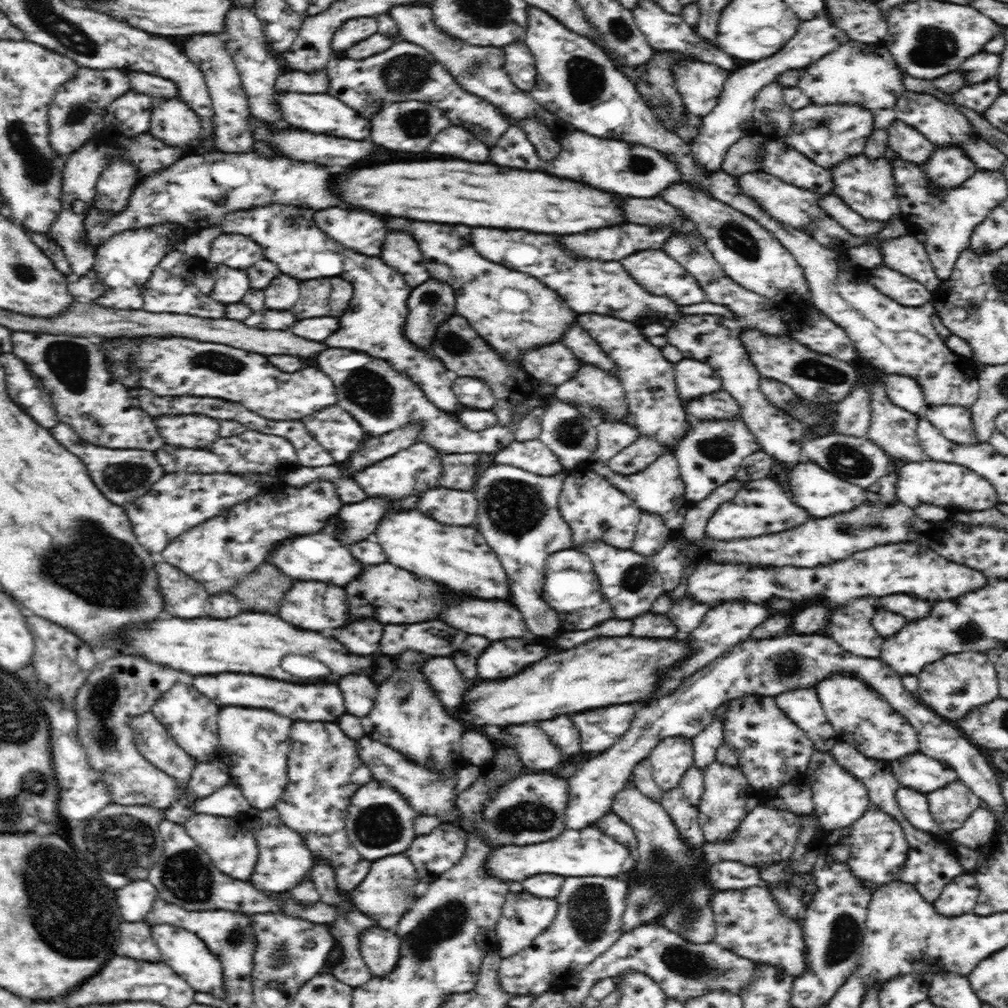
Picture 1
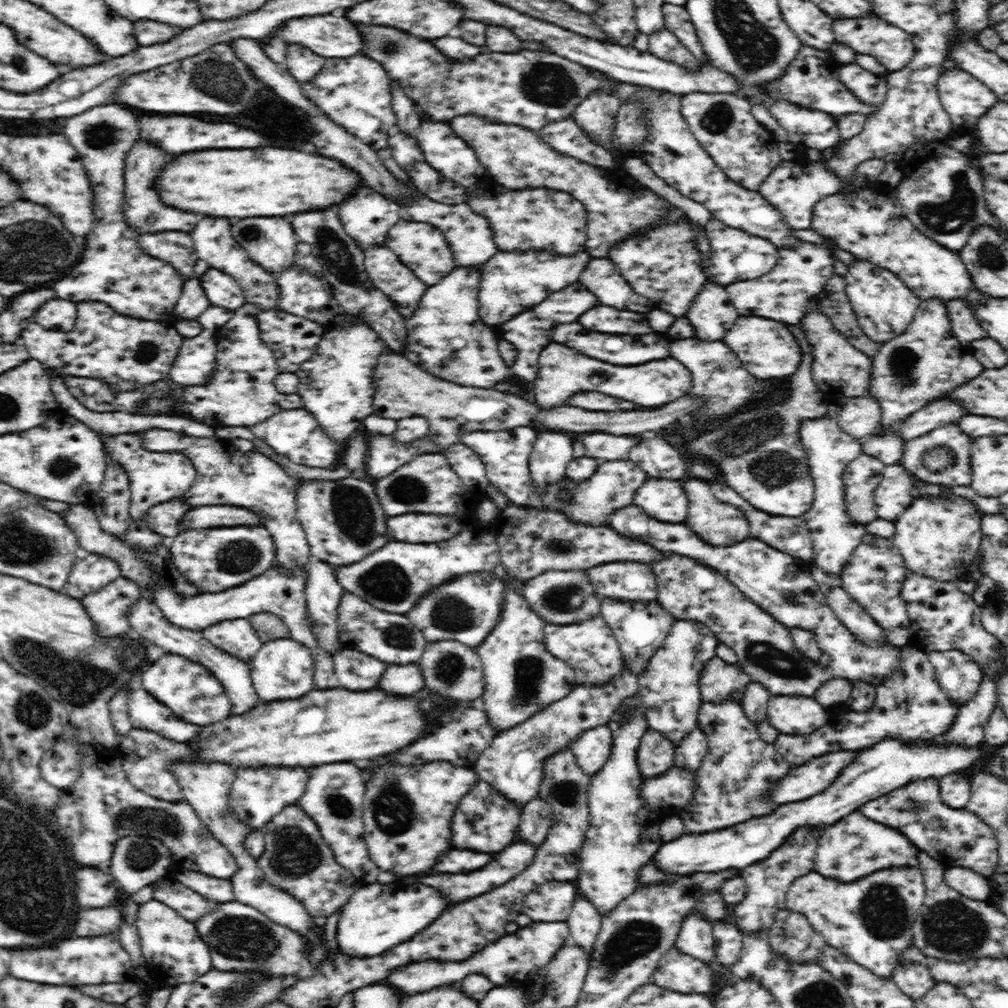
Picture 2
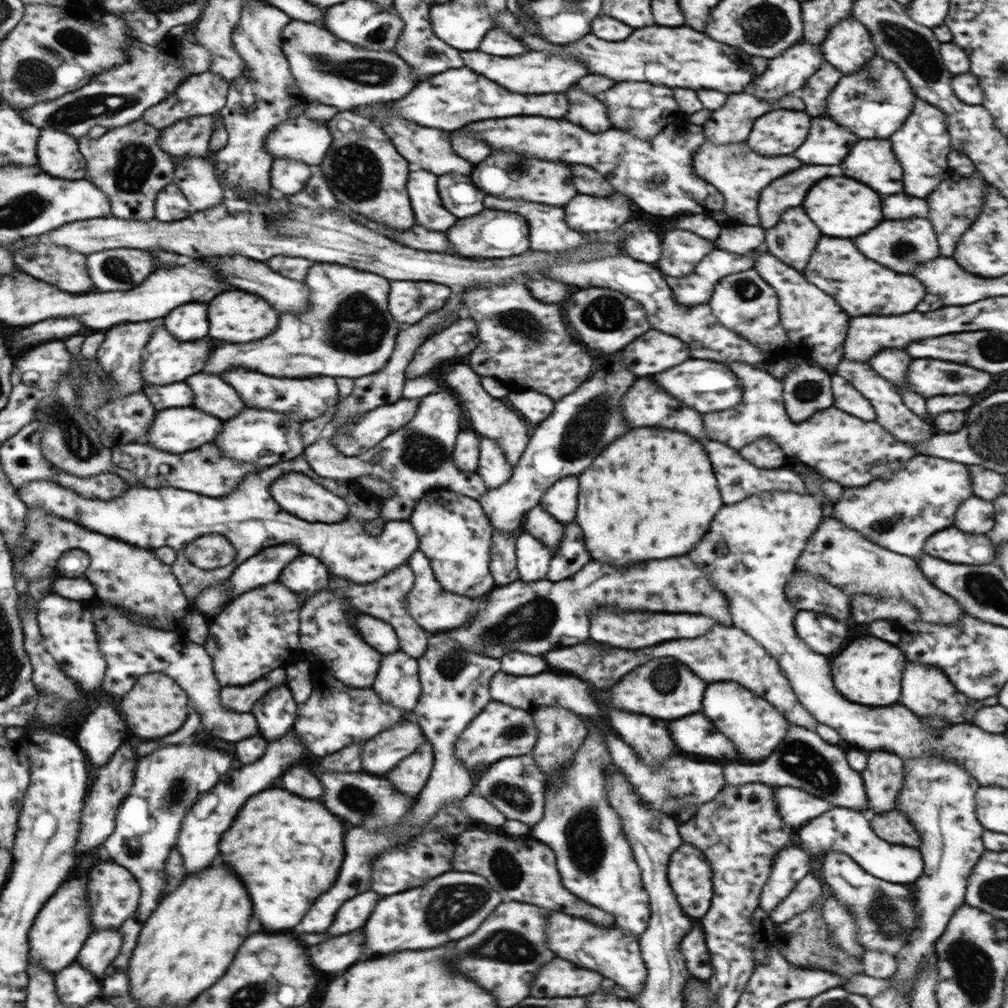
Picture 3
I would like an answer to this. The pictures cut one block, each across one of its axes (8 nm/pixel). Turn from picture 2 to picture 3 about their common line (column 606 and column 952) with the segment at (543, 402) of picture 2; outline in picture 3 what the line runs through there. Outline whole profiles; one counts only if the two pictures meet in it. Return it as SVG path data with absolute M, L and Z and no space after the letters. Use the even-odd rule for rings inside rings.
M916 358L908 368L908 384L924 398L940 394L976 394L990 386L990 374L954 362Z

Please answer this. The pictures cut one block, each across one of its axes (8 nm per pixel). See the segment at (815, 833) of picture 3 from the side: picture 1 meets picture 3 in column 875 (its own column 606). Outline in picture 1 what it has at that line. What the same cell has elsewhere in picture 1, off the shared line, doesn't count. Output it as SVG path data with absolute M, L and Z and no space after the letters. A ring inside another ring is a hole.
M586 825L580 830L566 829L553 840L536 845L502 846L487 856L486 873L504 881L520 881L537 874L557 874L561 877L597 876L616 877L635 866L636 856L620 842L605 834L596 825Z

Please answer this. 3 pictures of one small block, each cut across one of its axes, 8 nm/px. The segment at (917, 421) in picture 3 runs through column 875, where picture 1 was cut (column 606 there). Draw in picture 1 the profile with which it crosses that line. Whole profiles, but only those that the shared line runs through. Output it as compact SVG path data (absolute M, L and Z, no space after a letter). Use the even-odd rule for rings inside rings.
M580 364L578 372L566 382L555 386L555 396L568 404L590 405L606 413L604 421L620 423L628 414L625 392L616 376L592 364Z

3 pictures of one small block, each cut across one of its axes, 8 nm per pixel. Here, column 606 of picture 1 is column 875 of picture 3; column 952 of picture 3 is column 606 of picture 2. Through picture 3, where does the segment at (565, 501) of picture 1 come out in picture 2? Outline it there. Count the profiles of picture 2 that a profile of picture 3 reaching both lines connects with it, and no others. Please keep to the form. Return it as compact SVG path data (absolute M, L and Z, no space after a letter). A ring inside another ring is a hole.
M630 459L615 461L602 461L588 480L566 479L566 502L560 506L560 513L570 517L572 521L580 522L582 525L607 526L611 514L630 506L634 502L636 490L648 480L649 476Z

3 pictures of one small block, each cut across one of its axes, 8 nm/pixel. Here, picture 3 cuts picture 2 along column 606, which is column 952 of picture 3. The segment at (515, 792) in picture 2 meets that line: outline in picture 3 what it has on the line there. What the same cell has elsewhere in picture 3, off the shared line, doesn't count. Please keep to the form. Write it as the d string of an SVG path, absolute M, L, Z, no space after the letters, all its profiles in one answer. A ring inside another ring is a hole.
M906 662L902 678L902 694L899 702L909 708L918 717L938 717L946 719L948 724L970 723L973 716L984 706L981 700L969 699L960 692L954 683L943 673L942 669L933 666Z

